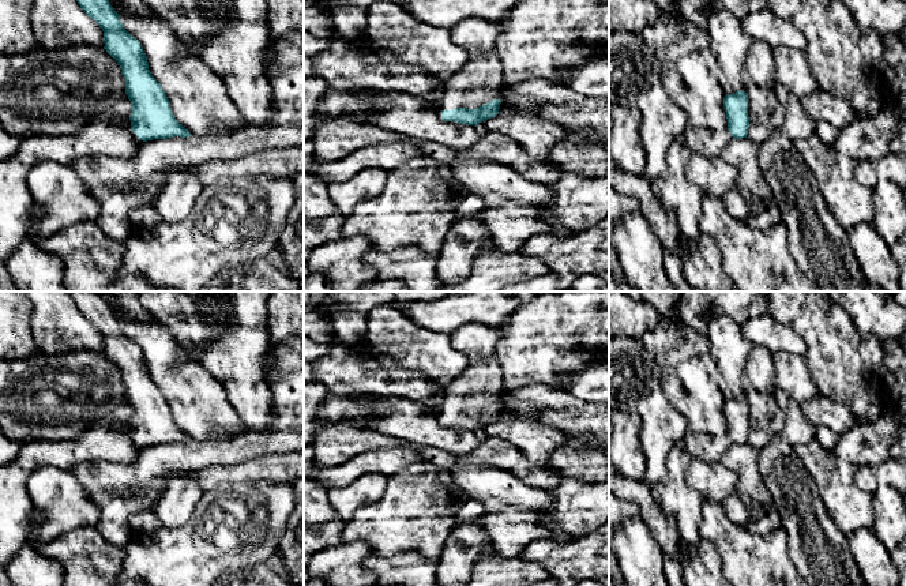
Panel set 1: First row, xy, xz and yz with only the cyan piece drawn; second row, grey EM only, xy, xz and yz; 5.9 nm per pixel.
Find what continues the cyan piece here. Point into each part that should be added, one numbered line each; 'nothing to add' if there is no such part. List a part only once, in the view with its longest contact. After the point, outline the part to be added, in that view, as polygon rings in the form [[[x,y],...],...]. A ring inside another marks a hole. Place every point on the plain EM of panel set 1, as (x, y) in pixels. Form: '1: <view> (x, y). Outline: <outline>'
1: xz (480, 386). Outline: [[[496,357],[470,364],[460,376],[446,386],[441,416],[486,410],[497,405],[504,390],[503,371]]]

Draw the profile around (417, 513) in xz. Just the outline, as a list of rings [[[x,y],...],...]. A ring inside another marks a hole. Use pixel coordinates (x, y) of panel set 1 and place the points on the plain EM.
[[[432,462],[413,463],[387,477],[386,492],[379,500],[354,511],[342,529],[342,542],[364,541],[379,557],[417,552],[437,561],[456,527],[456,515],[469,499],[470,495],[455,484],[448,469]]]

